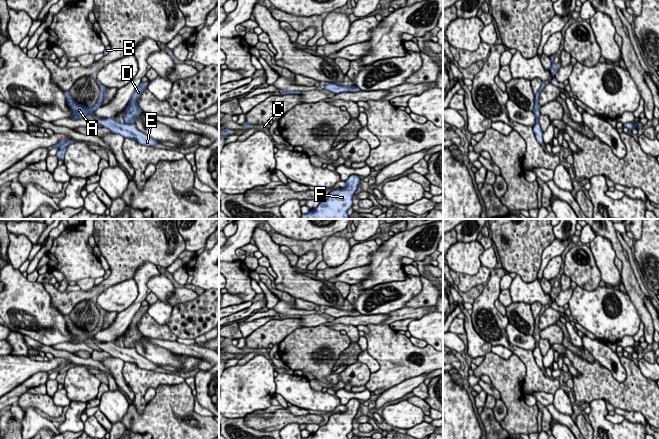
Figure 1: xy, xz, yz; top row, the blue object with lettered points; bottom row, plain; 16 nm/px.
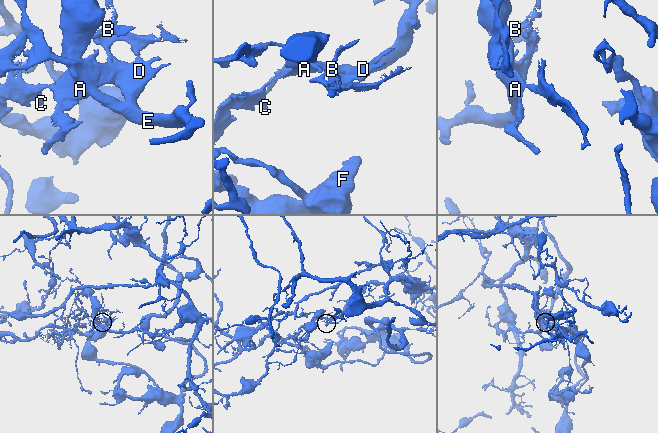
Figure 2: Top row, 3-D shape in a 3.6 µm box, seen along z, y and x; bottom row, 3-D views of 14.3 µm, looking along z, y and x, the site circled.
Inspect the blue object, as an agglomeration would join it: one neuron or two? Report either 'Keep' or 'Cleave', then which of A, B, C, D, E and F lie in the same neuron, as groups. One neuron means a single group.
Cleave. Groups: A B C D F / E

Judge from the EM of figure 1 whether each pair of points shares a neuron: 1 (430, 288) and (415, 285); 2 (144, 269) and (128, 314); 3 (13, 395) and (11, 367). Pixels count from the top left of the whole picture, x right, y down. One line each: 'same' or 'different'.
1: different
2: same
3: different

